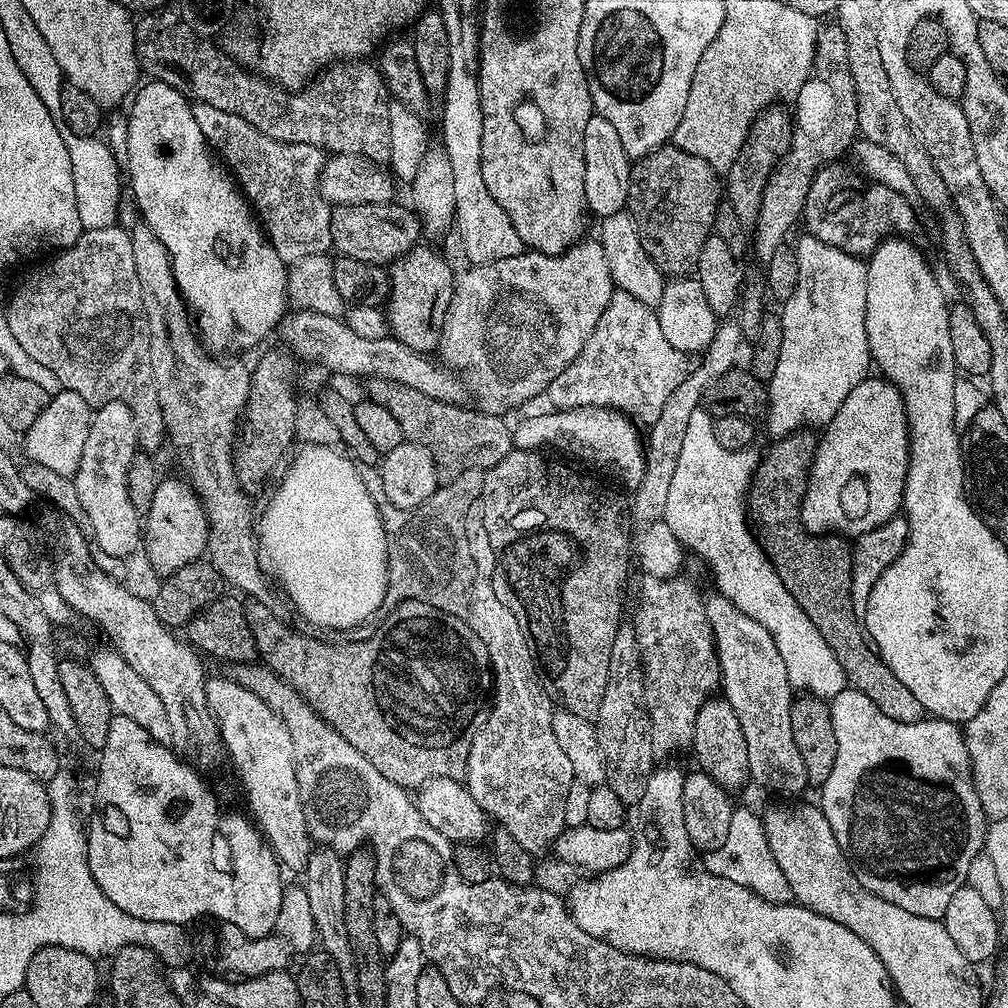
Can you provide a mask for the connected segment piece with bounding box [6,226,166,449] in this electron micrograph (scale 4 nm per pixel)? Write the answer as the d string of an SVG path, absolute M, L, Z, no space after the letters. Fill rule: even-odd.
M120 226L90 228L80 233L76 244L57 251L52 258L52 264L34 269L13 290L8 300L6 311L14 338L18 338L26 354L50 369L63 391L78 394L78 398L83 400L104 400L107 404L122 402L130 406L136 419L136 439L144 436L144 441L139 444L141 449L156 440L164 444L166 438L160 435L164 427L163 414L151 370L146 366L148 354L142 291L139 290L138 274L135 273L129 233L123 232Z

